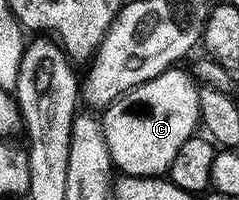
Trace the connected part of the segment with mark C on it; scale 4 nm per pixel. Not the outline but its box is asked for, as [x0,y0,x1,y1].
[102,66,200,176]

